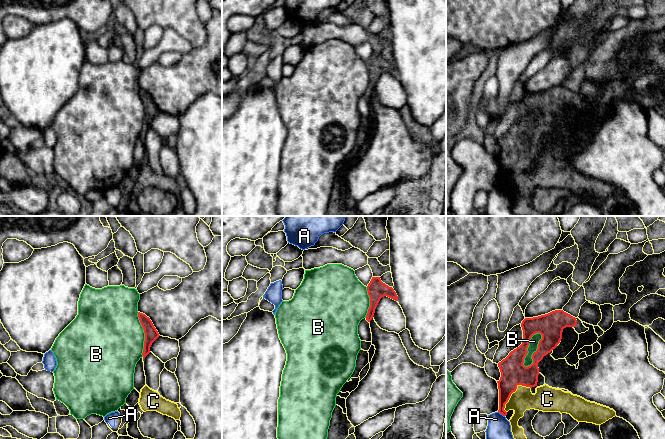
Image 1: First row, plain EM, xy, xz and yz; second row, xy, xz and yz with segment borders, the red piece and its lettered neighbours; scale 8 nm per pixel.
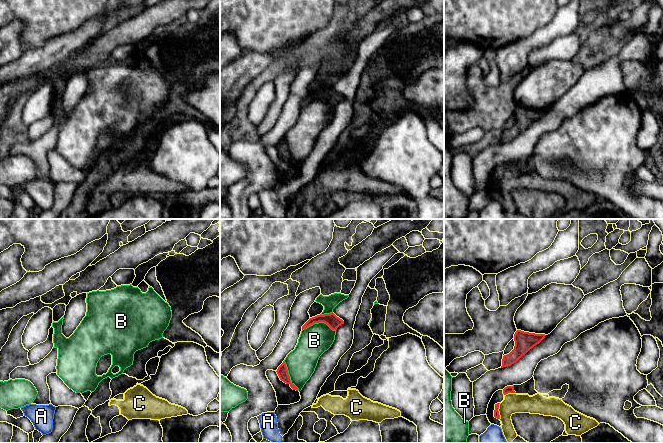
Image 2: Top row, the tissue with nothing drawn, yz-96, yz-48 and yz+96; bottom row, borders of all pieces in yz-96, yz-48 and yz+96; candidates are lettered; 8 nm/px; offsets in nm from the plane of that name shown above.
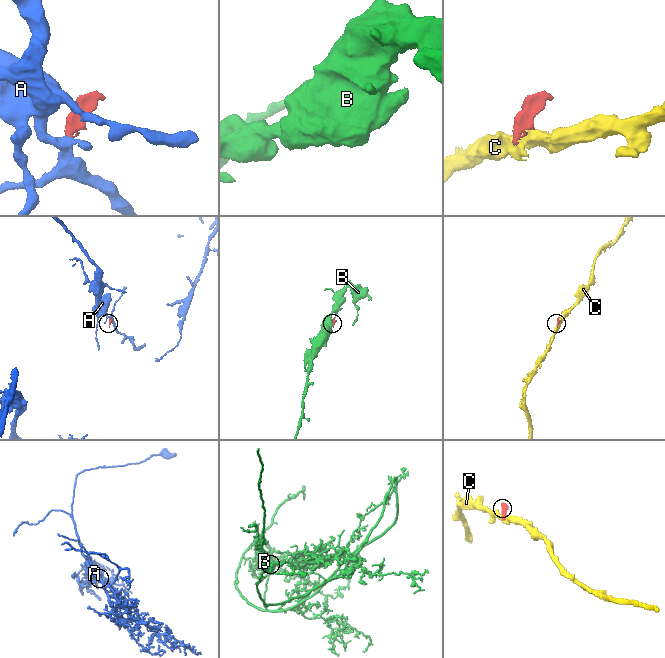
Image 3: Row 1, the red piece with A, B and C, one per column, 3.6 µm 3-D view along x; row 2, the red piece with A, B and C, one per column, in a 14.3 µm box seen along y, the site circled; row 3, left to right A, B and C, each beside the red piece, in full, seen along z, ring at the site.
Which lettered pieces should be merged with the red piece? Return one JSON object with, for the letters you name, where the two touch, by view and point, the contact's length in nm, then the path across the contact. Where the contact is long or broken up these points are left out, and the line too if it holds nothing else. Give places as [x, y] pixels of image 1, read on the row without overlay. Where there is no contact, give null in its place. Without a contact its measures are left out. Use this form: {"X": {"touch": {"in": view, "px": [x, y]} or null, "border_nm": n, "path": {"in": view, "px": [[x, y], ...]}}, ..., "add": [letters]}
{"C": {"touch": {"in": "yz", "px": [512, 168]}, "border_nm": 280, "path": {"in": "yz", "px": [[513, 148], [512, 168], [522, 175]]}}, "add": ["C"]}

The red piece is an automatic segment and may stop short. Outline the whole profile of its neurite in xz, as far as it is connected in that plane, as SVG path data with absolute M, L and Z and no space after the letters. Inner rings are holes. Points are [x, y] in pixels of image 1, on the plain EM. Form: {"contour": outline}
{"contour": "M372 53L370 59L367 62L367 67L370 73L370 83L366 91L366 96L368 98L372 96L375 85L382 73L387 72L395 77L398 76L398 72L394 65L383 59L380 53Z"}

